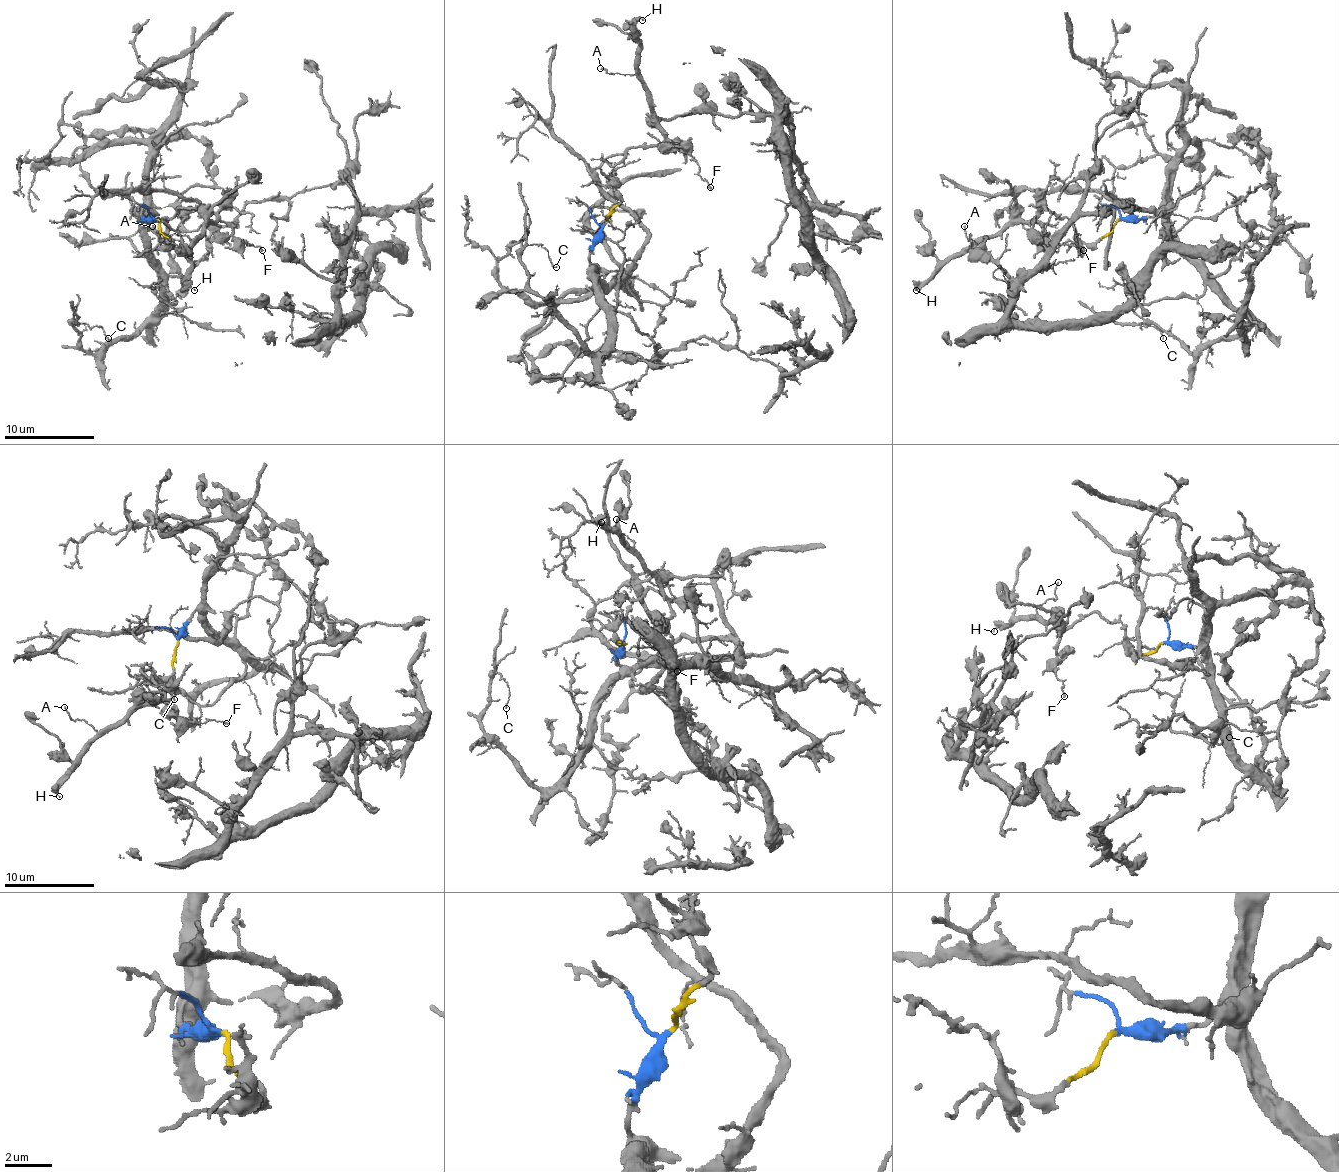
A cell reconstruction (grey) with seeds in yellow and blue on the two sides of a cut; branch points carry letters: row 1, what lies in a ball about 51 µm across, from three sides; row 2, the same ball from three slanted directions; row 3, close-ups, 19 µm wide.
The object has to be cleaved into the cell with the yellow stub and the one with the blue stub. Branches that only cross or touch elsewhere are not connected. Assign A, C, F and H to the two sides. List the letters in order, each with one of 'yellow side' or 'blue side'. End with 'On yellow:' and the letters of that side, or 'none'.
A: yellow side
C: blue side
F: yellow side
H: yellow side
On yellow: A, F, H

